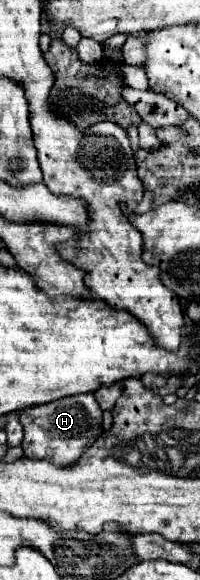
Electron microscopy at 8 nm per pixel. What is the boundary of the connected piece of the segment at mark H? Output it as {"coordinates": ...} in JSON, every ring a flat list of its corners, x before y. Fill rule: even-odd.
{"coordinates":[[90,392,24,408,20,410,20,422,24,426,24,456,44,458,60,466,74,464,80,454,96,442,98,434,102,434,102,410]]}

